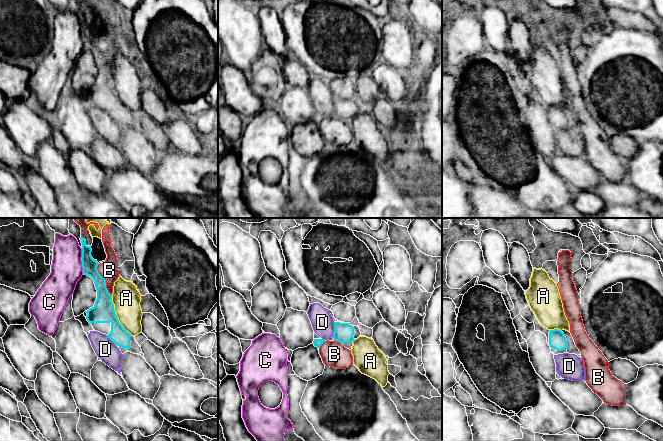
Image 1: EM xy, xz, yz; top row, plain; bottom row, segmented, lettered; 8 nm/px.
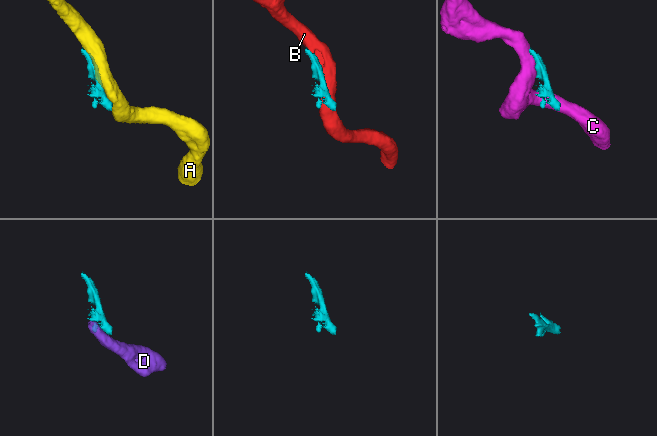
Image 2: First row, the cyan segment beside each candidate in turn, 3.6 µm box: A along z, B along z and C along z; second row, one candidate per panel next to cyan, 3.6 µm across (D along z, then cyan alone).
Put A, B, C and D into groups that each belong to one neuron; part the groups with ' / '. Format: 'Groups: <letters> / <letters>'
Groups: A / B / C / D

